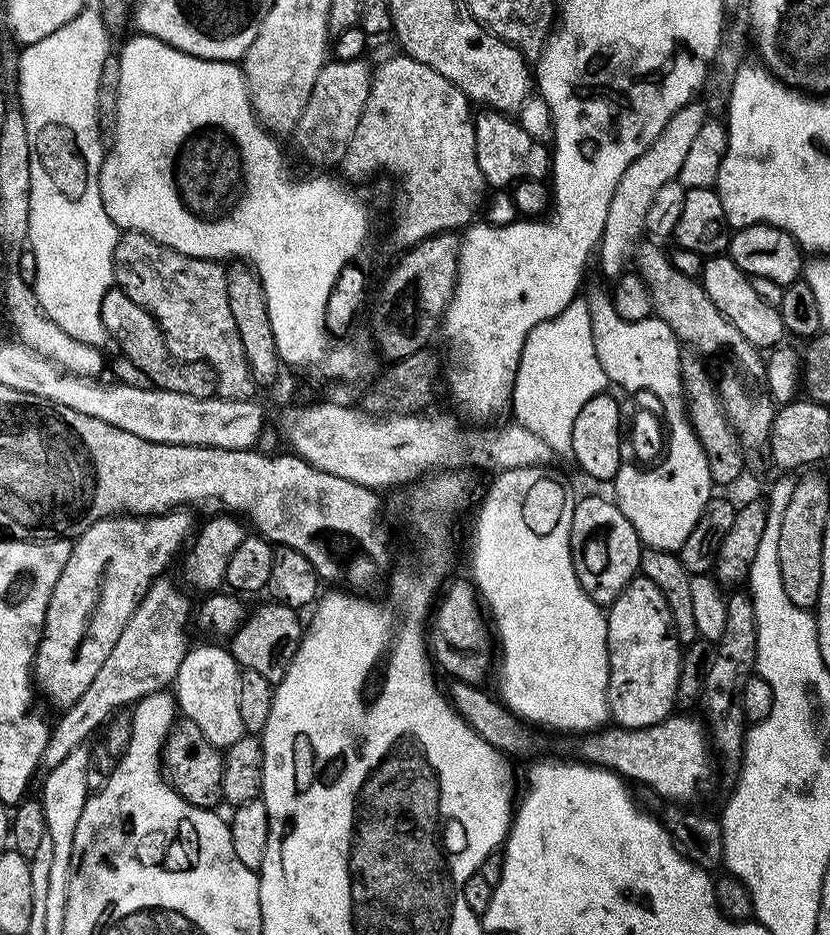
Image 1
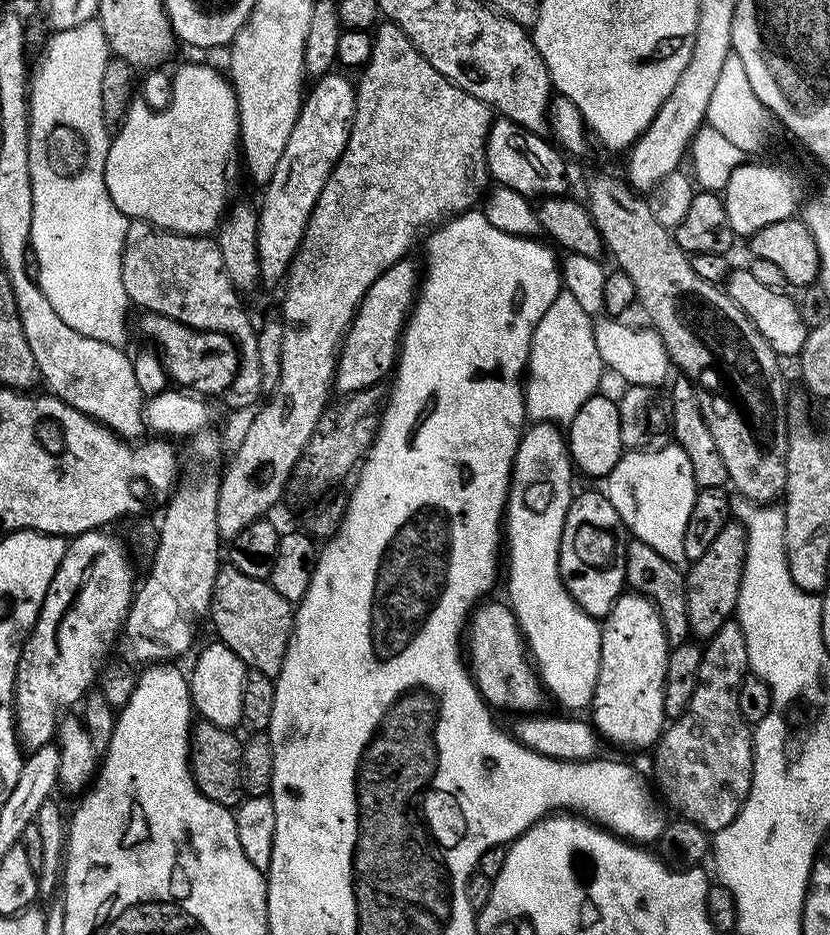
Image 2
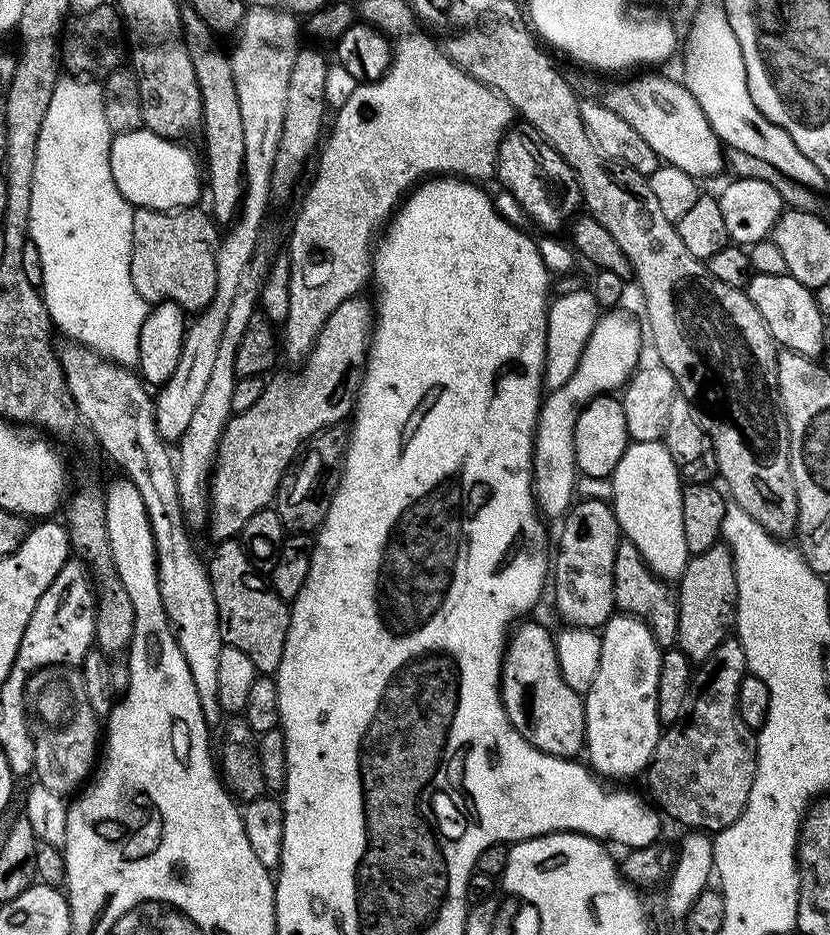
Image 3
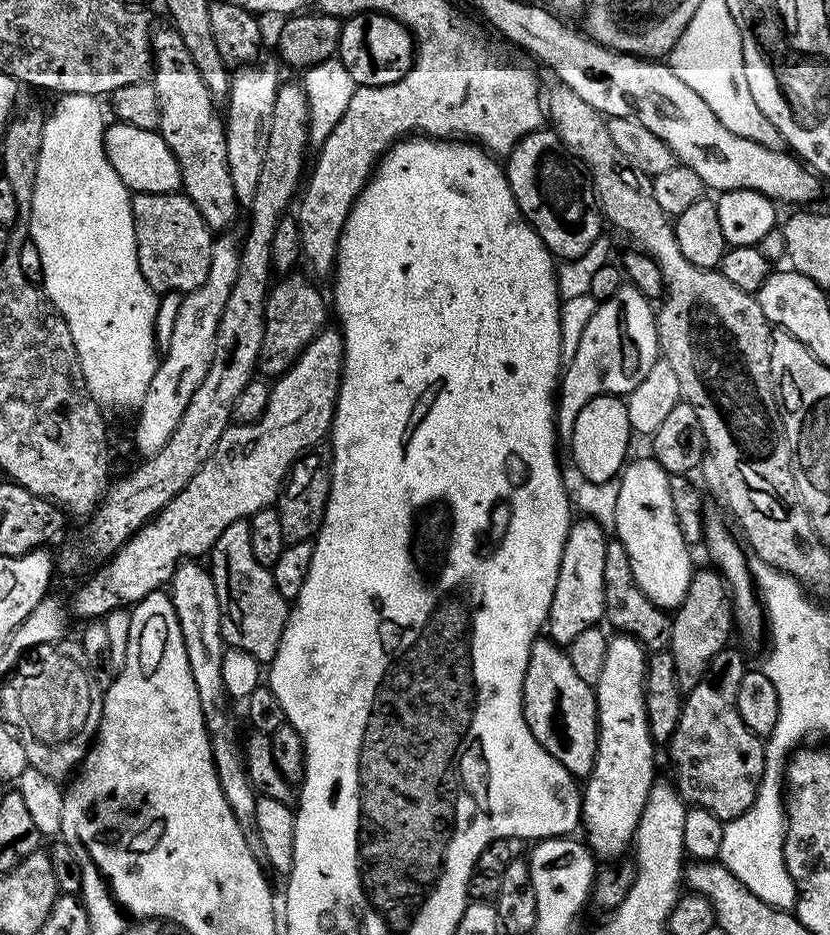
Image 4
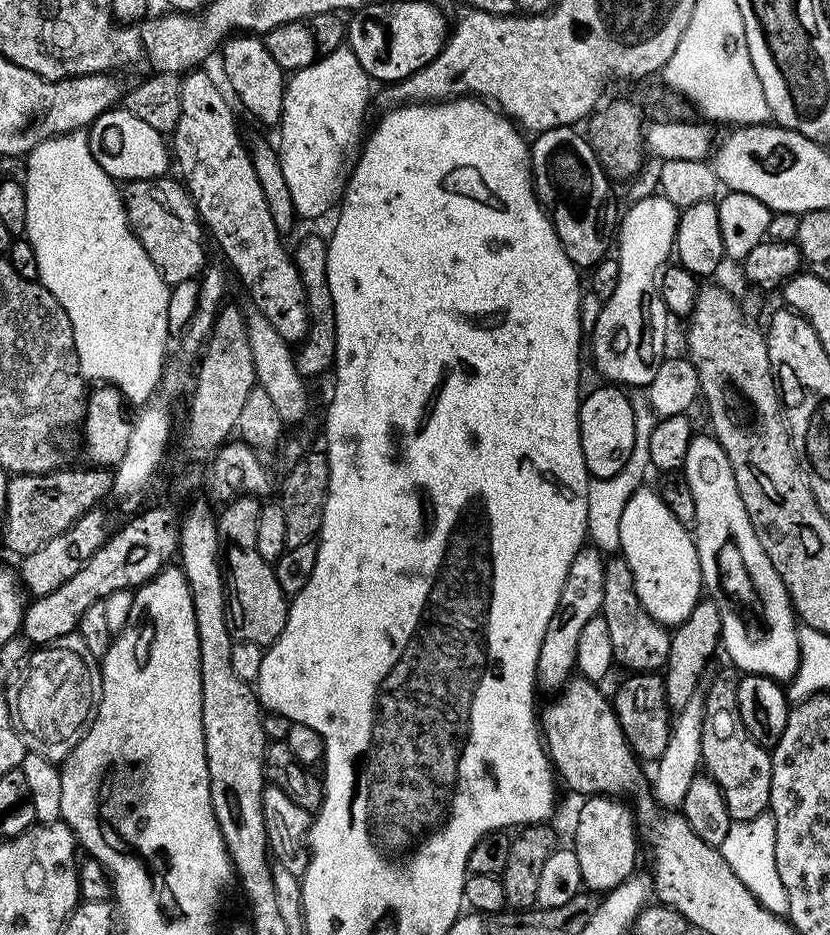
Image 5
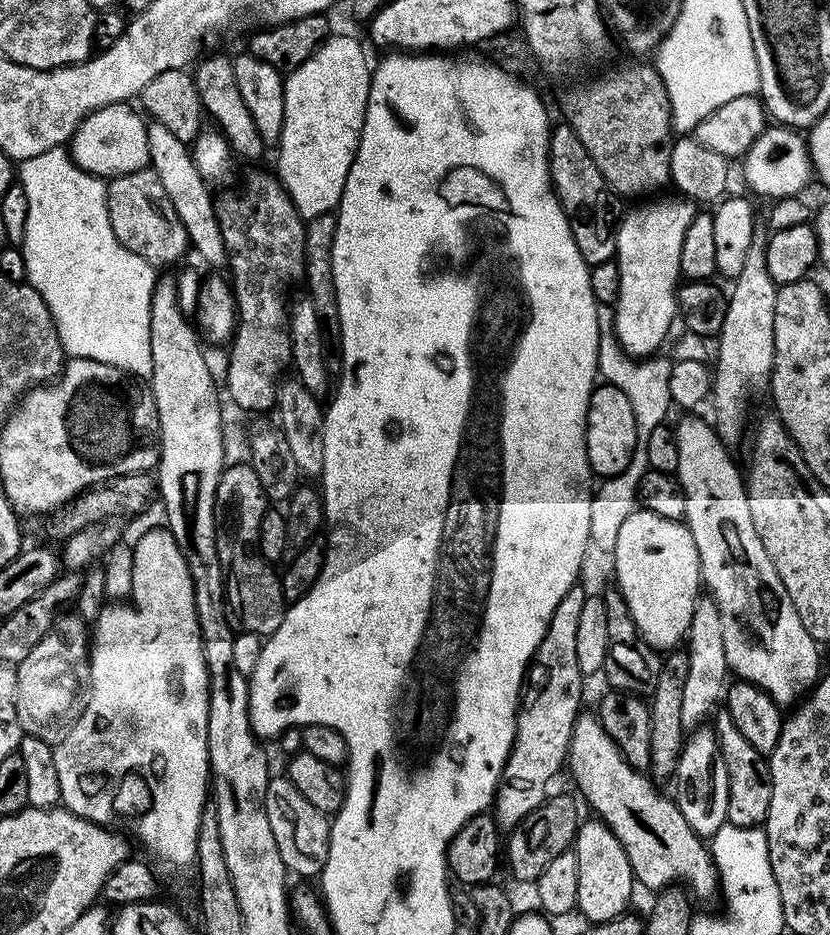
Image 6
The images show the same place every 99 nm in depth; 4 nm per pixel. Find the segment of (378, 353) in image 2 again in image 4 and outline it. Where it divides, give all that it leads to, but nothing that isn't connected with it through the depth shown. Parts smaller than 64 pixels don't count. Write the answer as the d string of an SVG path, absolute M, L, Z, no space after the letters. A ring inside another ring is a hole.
M336 330L319 332L306 346L306 350L281 376L275 377L271 385L272 393L266 402L262 418L252 424L231 423L228 429L218 438L218 446L206 458L206 462L186 482L186 486L165 506L160 515L143 524L129 540L107 561L105 568L100 568L70 600L70 612L83 622L104 618L116 608L134 606L152 592L159 592L171 581L175 570L187 558L207 557L212 551L214 542L222 538L226 526L234 522L248 520L254 513L263 508L271 508L277 503L280 489L288 479L288 471L298 457L304 455L320 440L329 435L332 419L336 413L336 399L340 393L340 379L344 373L344 337Z

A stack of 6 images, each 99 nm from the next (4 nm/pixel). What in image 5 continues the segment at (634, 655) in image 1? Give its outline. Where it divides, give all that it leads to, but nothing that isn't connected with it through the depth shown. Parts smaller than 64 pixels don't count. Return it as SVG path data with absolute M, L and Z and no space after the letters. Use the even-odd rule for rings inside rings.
M590 796L583 801L576 816L576 844L578 870L583 887L591 893L607 894L626 882L637 871L636 844L638 833L633 813L624 808L619 799L607 796Z

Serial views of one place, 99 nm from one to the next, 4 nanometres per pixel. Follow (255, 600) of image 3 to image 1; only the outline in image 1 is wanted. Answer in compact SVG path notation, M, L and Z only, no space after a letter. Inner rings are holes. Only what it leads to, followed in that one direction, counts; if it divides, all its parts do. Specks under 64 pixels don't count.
M267 603L258 605L253 612L251 609L244 625L230 638L230 651L241 669L254 670L275 686L282 682L298 650L300 639L304 637L305 625L302 620L300 624L301 613L297 609L285 604Z

